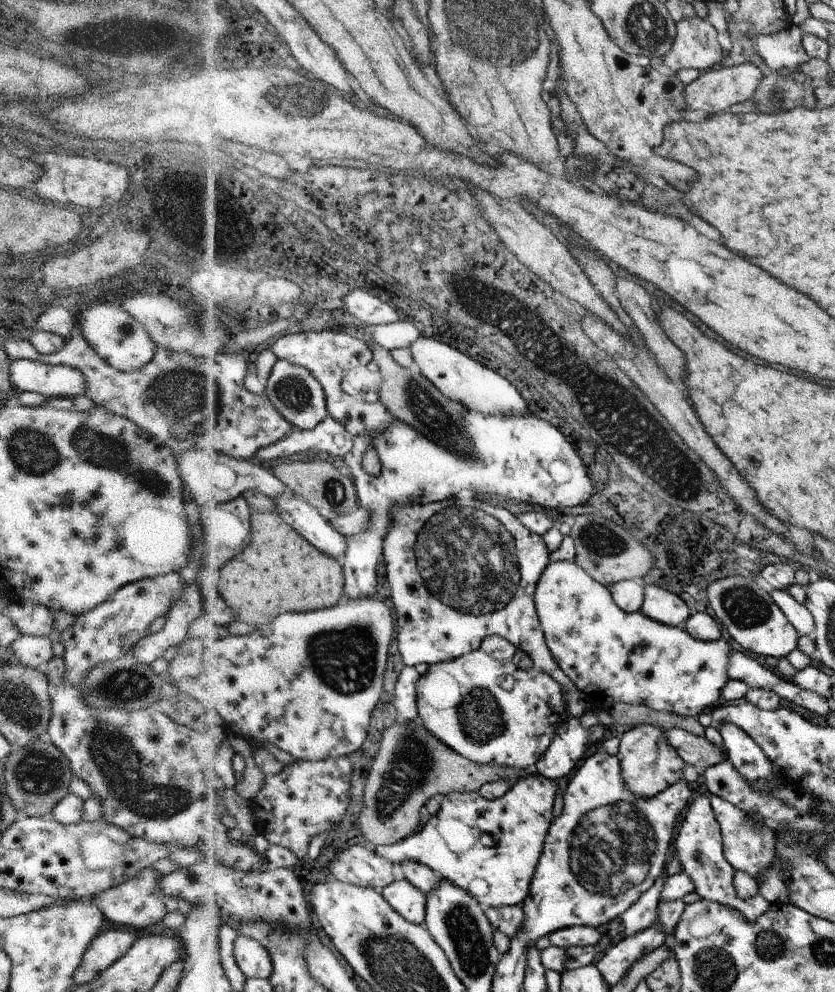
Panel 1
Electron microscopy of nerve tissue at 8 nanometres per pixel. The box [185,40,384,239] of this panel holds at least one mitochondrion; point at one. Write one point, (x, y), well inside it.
(271, 110)

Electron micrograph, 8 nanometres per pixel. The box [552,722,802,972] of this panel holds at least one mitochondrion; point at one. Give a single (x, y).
(611, 850)

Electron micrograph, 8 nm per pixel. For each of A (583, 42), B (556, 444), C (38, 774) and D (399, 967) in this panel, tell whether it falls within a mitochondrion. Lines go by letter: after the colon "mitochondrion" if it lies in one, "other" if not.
A: other
B: other
C: mitochondrion
D: mitochondrion

